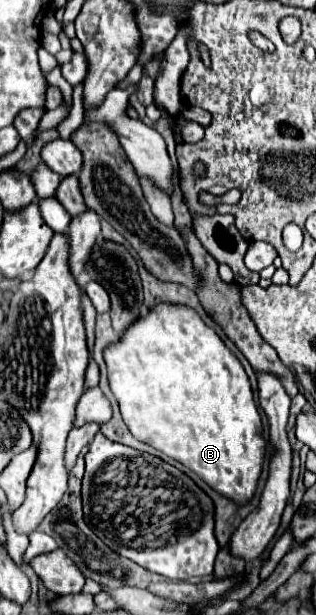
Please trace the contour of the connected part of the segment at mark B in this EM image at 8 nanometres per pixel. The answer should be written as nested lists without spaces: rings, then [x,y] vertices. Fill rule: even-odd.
[[[176,303],[152,305],[150,311],[136,319],[116,343],[110,343],[104,349],[104,361],[108,367],[110,389],[120,403],[124,423],[136,439],[184,463],[210,487],[236,503],[246,503],[254,495],[266,443],[252,385],[238,357],[192,307]]]

